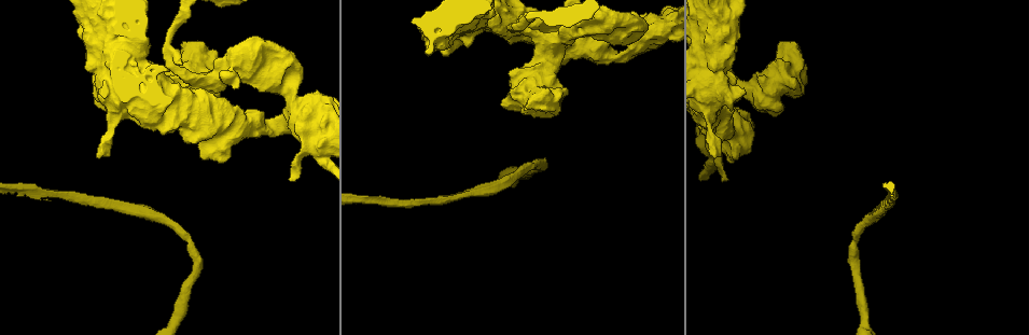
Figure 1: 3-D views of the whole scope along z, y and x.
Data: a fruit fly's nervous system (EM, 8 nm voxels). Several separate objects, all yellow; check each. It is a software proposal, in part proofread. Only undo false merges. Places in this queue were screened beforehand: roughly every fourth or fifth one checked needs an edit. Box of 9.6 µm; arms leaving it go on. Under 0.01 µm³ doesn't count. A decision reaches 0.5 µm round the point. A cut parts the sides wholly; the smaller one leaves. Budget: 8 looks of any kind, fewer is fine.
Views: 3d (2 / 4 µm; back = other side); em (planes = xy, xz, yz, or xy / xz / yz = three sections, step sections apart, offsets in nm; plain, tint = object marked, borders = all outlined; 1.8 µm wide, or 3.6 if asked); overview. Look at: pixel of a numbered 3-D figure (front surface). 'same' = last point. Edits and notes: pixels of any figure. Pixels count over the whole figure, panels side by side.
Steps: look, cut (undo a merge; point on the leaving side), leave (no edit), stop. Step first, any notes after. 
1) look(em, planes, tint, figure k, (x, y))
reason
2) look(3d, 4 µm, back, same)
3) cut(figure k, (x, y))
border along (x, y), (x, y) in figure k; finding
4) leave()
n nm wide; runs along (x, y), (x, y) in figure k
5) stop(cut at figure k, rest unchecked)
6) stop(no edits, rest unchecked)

look(3d, 4 µm, figure 1, (99, 28))
sharp bend

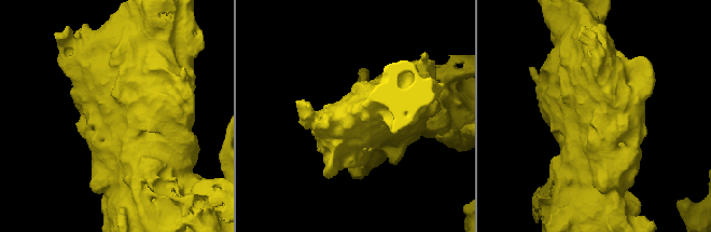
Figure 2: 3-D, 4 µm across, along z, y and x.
look(em, planes, borders, figure 2, (113, 118))

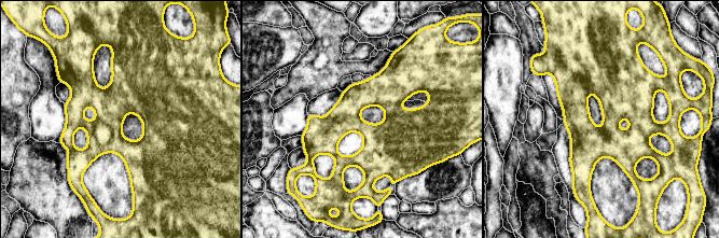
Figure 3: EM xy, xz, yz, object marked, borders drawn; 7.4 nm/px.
leave()
continuous, no second neuron

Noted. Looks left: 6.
look(em, planes, tint, figure 1, (721, 103))
abrupt turn

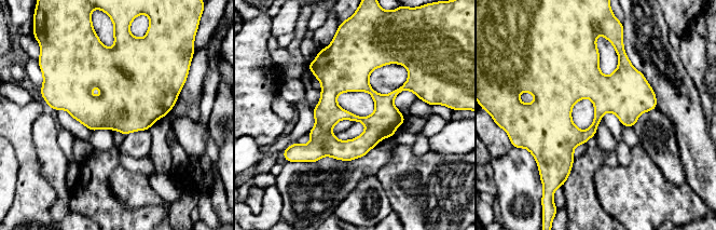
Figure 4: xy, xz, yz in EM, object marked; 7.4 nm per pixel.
leave()
150 nm wide; runs along (591, 52), (561, 89), (565, 173) in figure 4; all the same neuron

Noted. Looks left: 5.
look(3d, 4 µm, figure 1, (309, 148))
thick turns thin

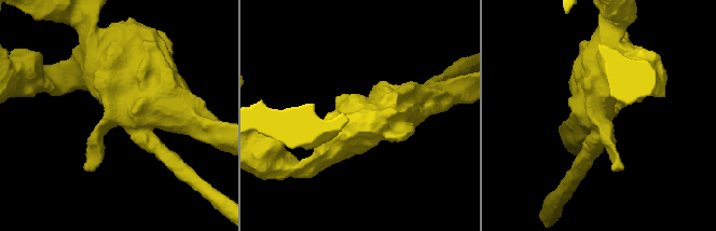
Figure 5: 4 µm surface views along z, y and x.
look(em, 3.6 µm, yz, step 4, tint, figure 5, (116, 114))

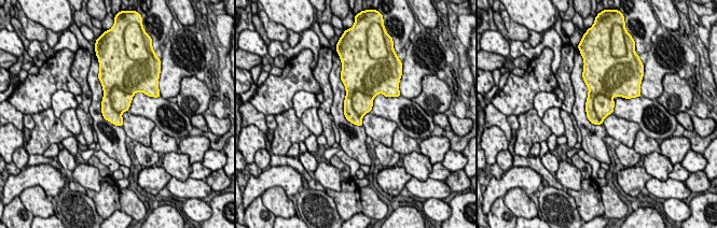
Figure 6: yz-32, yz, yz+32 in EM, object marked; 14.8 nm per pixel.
cut(figure 6, (121, 101))
border along (113, 86), (110, 104), (121, 114) in figure 6; a second neuron is stuck on

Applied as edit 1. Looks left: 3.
stop(cut at figure 6, rest unchecked)

